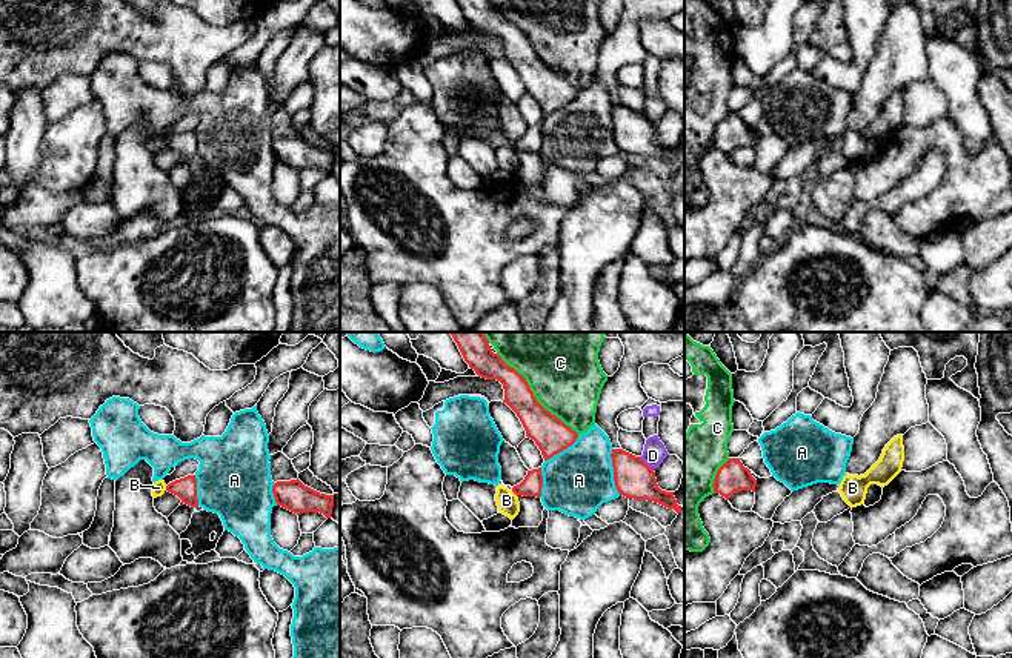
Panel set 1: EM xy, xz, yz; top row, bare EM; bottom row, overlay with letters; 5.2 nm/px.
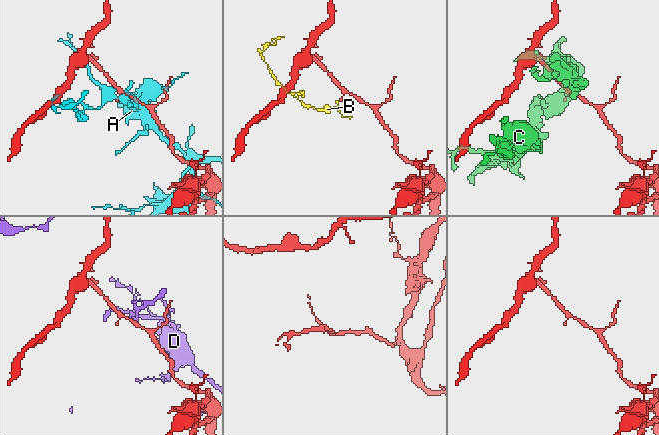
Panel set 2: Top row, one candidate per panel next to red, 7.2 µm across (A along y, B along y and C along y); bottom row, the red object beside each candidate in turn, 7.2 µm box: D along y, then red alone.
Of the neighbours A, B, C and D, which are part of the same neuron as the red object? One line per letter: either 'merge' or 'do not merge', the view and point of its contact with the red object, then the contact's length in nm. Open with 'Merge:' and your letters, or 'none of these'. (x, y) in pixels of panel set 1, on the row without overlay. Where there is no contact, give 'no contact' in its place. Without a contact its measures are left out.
Merge: none of these
A: do not merge; meets red in xz at (614, 128); contact 240 nm long
B: do not merge; meets red in xz at (514, 148); contact 50 nm long
C: do not merge; meets red in xz at (532, 51); contact 600 nm long
D: do not merge; meets red in xz at (645, 119); contact 100 nm long

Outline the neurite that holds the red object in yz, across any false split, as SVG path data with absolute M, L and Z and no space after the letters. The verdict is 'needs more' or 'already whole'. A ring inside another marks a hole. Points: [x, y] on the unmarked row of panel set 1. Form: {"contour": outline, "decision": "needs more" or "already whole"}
{"contour": "M729 114L717 128L714 135L714 148L729 155L741 146L755 148L757 135L751 126L743 121L740 114Z", "decision": "already whole"}

